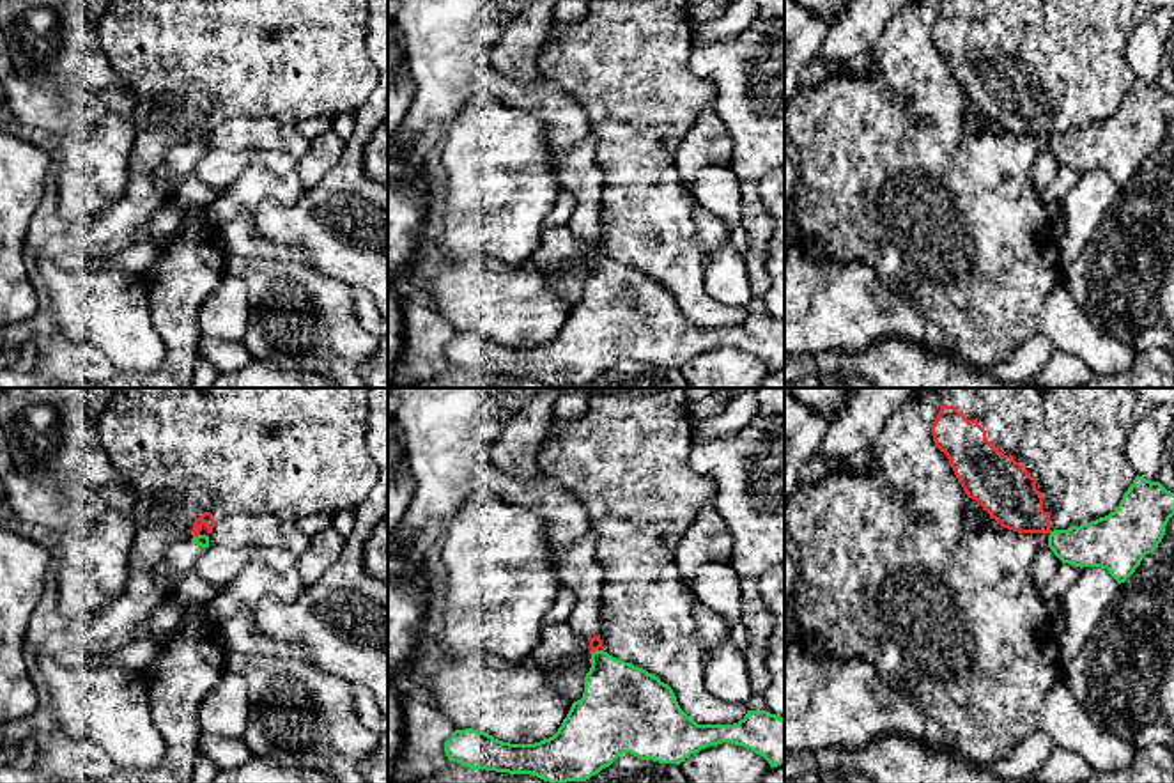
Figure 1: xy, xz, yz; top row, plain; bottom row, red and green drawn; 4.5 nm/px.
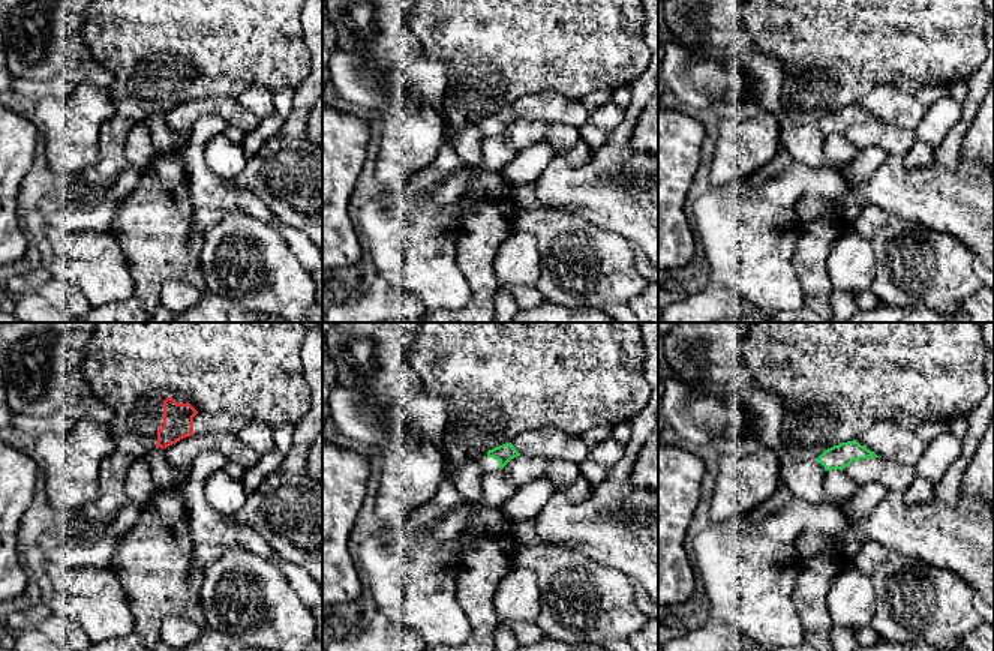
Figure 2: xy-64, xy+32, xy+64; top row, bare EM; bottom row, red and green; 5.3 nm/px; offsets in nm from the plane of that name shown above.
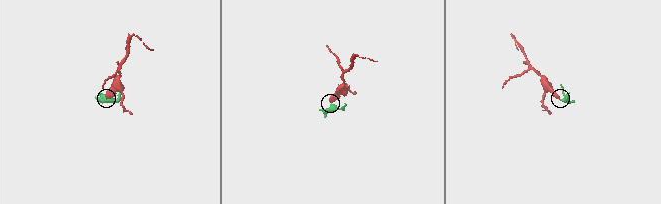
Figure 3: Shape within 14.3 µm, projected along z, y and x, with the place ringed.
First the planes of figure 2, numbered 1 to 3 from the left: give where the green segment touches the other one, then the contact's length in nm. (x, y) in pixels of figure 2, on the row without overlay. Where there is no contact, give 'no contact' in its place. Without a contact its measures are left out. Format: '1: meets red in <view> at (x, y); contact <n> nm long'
1: no contact
2: no contact
3: no contact

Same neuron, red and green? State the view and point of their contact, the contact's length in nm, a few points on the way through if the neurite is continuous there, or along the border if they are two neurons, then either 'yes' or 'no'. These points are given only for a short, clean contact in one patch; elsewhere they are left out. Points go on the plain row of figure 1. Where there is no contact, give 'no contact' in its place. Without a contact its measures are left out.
contact xy (195, 139); length 40 nm; border xy (199, 137), (193, 140); no

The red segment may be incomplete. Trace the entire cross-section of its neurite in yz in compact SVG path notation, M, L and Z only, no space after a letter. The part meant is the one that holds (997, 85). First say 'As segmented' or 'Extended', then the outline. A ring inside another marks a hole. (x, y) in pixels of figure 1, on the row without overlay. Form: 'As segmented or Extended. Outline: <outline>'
Extended. Outline: M942 0L931 37L967 99L992 122L1018 136L1050 136L1087 128L1119 110L1137 80L1126 62L1126 43L1149 12L1140 0Z

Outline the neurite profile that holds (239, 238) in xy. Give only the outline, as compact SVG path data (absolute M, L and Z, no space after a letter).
M241 211L223 223L220 230L228 255L306 262L306 252L301 246L274 244L259 237L253 213Z

